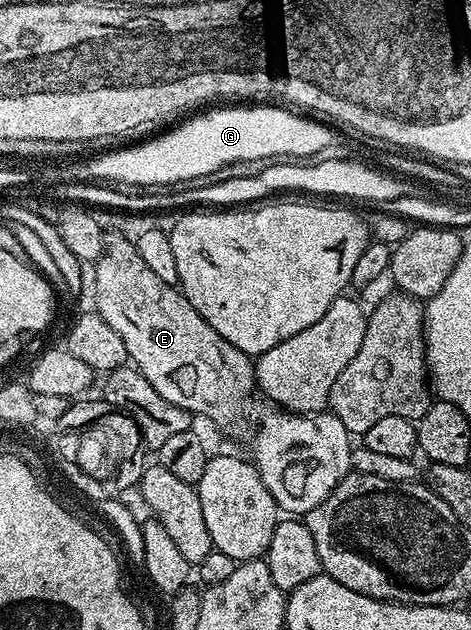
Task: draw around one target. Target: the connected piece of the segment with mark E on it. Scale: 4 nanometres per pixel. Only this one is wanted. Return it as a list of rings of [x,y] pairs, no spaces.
[[[127,237],[106,238],[103,253],[94,262],[95,268],[95,305],[99,317],[121,335],[121,343],[125,343],[128,358],[137,366],[139,373],[153,383],[157,395],[161,399],[169,399],[169,403],[177,403],[177,407],[185,407],[193,415],[199,413],[208,417],[223,433],[228,433],[237,440],[247,440],[251,444],[250,460],[261,475],[265,487],[269,487],[269,495],[273,495],[280,510],[287,515],[306,515],[313,511],[327,498],[352,472],[351,451],[352,434],[347,432],[345,423],[337,419],[329,411],[308,415],[306,413],[288,413],[279,408],[274,401],[257,392],[255,379],[255,361],[240,349],[235,349],[185,299],[185,295],[176,286],[165,283],[150,267],[145,267],[145,259],[137,255],[134,240]]]

